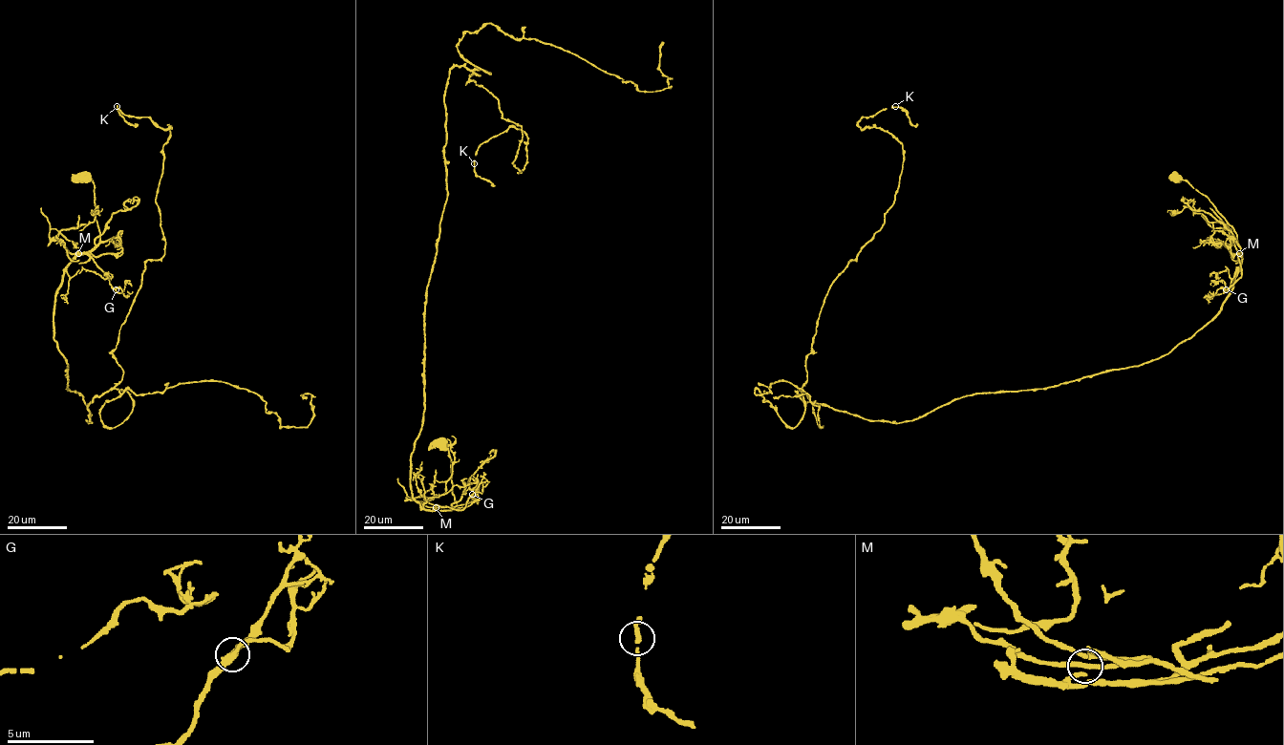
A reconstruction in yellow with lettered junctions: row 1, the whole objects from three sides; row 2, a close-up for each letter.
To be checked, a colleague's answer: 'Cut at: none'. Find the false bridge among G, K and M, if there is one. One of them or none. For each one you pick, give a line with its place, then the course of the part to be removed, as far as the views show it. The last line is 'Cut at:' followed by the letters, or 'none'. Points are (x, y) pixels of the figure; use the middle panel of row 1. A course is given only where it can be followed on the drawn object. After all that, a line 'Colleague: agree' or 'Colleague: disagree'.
M: (436, 507) | (436, 507), (418, 503), (416, 498), (437, 497), (445, 491), (454, 460), (451, 450), (455, 438), (451, 436)
Cut at: M
Colleague: disagree

